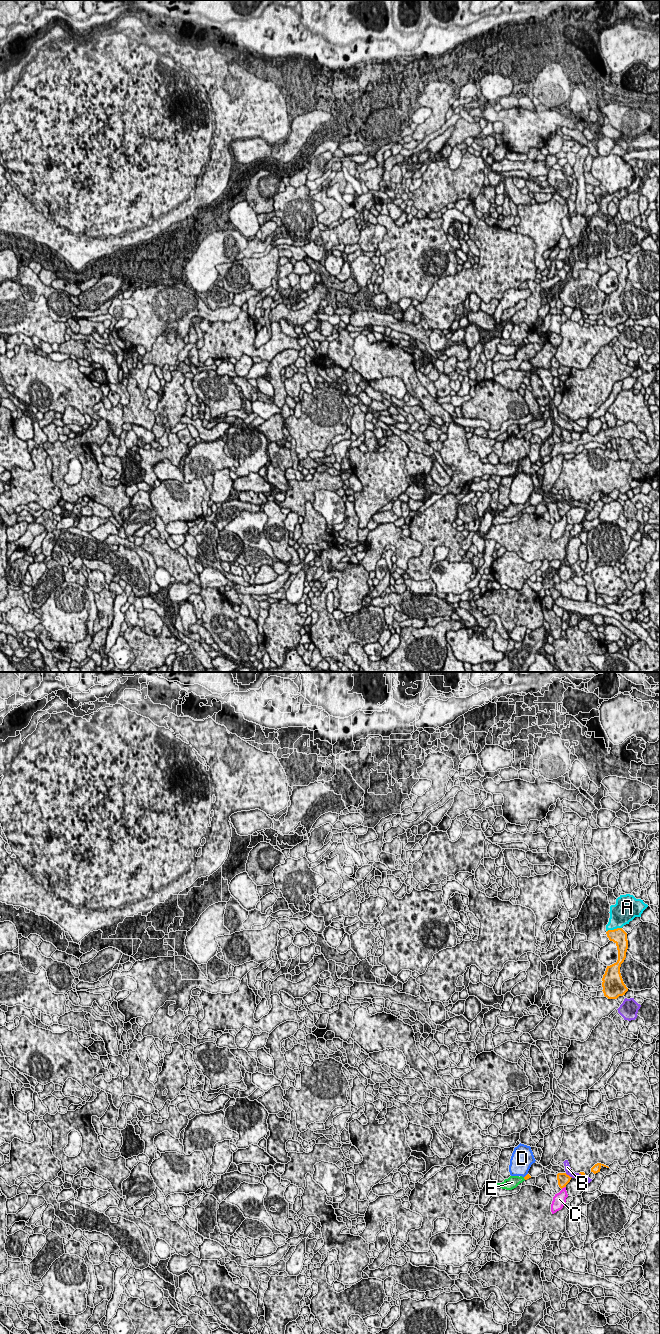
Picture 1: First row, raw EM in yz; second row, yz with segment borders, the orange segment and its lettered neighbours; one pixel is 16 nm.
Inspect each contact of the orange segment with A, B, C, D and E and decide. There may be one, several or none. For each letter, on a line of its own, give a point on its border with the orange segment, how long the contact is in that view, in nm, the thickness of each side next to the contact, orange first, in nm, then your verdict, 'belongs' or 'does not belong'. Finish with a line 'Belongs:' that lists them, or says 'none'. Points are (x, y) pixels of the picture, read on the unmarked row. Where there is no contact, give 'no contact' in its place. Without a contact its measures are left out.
A: contact yz (614, 257); length 240 nm; calibres 240 and 340 nm; does not belong
B: contact yz (568, 503); length 140 nm; calibres 190 and 100 nm; does not belong
C: contact yz (563, 515); length 90 nm; calibres 190 and 200 nm; does not belong
D: contact yz (526, 503); length 100 nm; calibres 70 and 340 nm; does not belong
E: contact yz (524, 506); length 60 nm; calibres 70 and 200 nm; belongs
Belongs: E

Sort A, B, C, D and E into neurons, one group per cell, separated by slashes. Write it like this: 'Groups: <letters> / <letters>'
Groups: A / B / C / D / E

